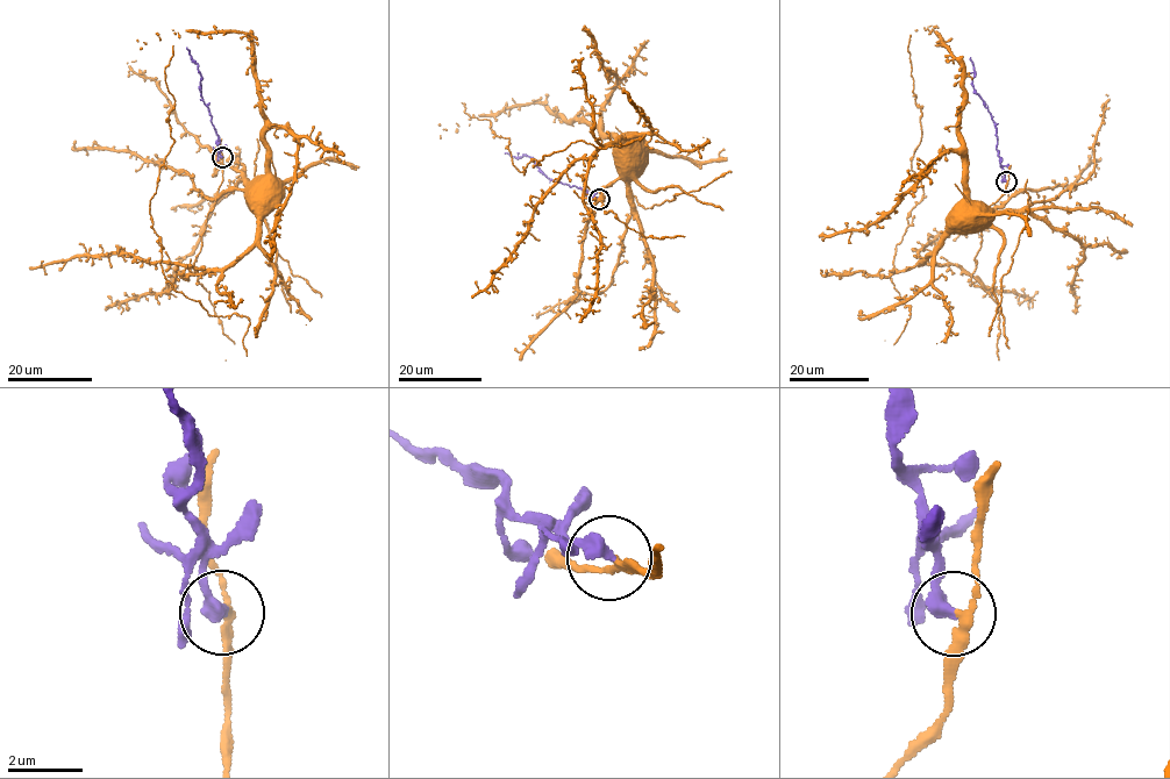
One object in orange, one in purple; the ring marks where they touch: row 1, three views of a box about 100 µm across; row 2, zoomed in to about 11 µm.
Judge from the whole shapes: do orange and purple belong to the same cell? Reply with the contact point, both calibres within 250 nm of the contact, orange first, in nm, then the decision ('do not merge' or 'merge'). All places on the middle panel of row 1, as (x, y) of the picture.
(599, 199) | 190/360 nm | do not merge

